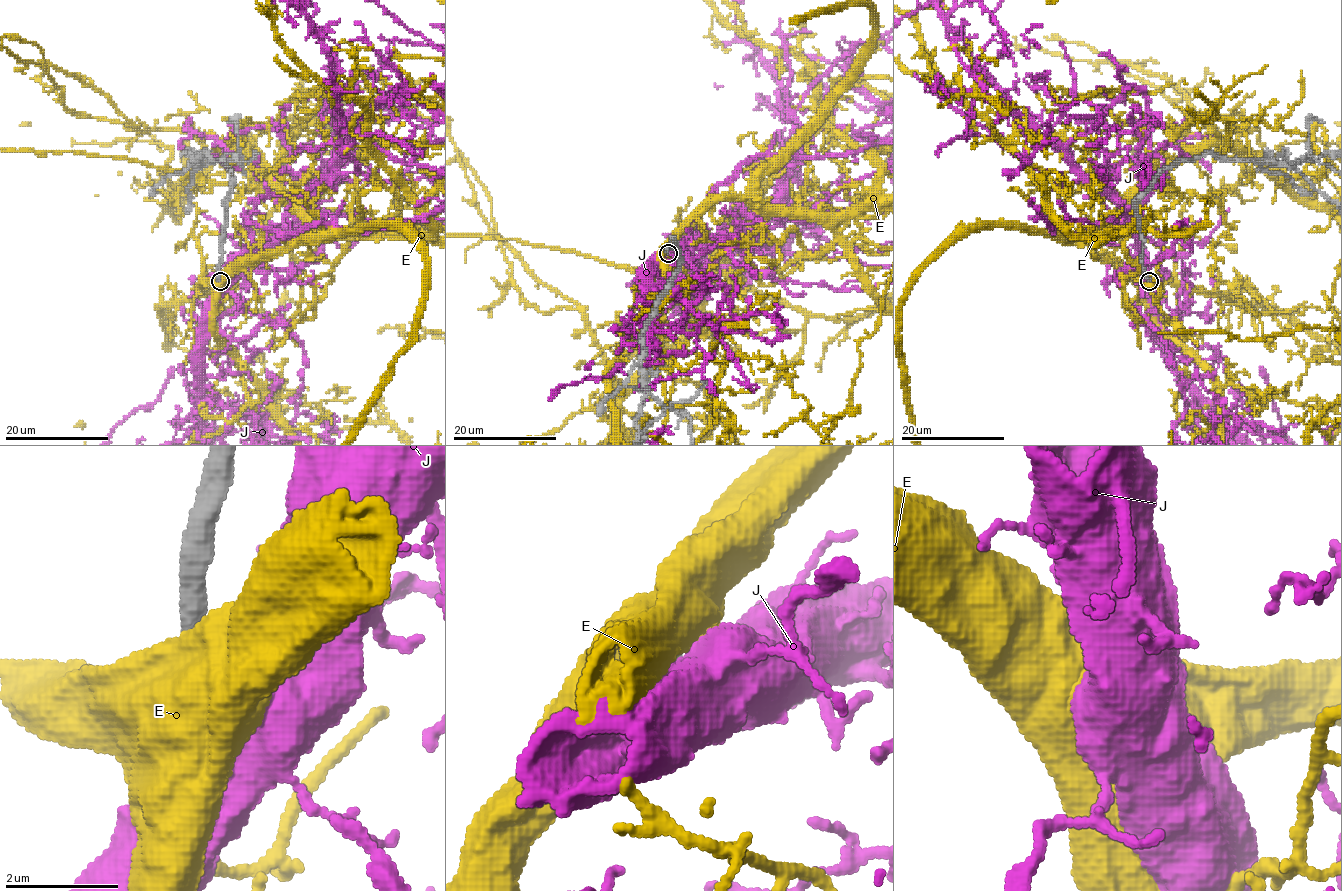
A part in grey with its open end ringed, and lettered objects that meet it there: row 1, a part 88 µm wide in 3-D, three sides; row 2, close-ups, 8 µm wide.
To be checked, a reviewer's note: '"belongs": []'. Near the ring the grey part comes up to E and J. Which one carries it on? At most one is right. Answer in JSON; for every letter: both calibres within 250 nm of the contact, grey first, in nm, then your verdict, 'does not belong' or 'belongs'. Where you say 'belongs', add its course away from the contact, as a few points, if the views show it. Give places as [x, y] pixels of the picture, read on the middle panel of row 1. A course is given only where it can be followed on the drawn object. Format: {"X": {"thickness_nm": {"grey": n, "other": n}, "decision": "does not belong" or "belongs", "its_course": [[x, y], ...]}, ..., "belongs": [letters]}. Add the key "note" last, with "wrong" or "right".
{"E": {"thickness_nm": {"grey": 480, "other": 800}, "decision": "does not belong"}, "J": {"thickness_nm": {"grey": 360, "other": 850}, "decision": "does not belong"}, "belongs": [], "note": "right"}

